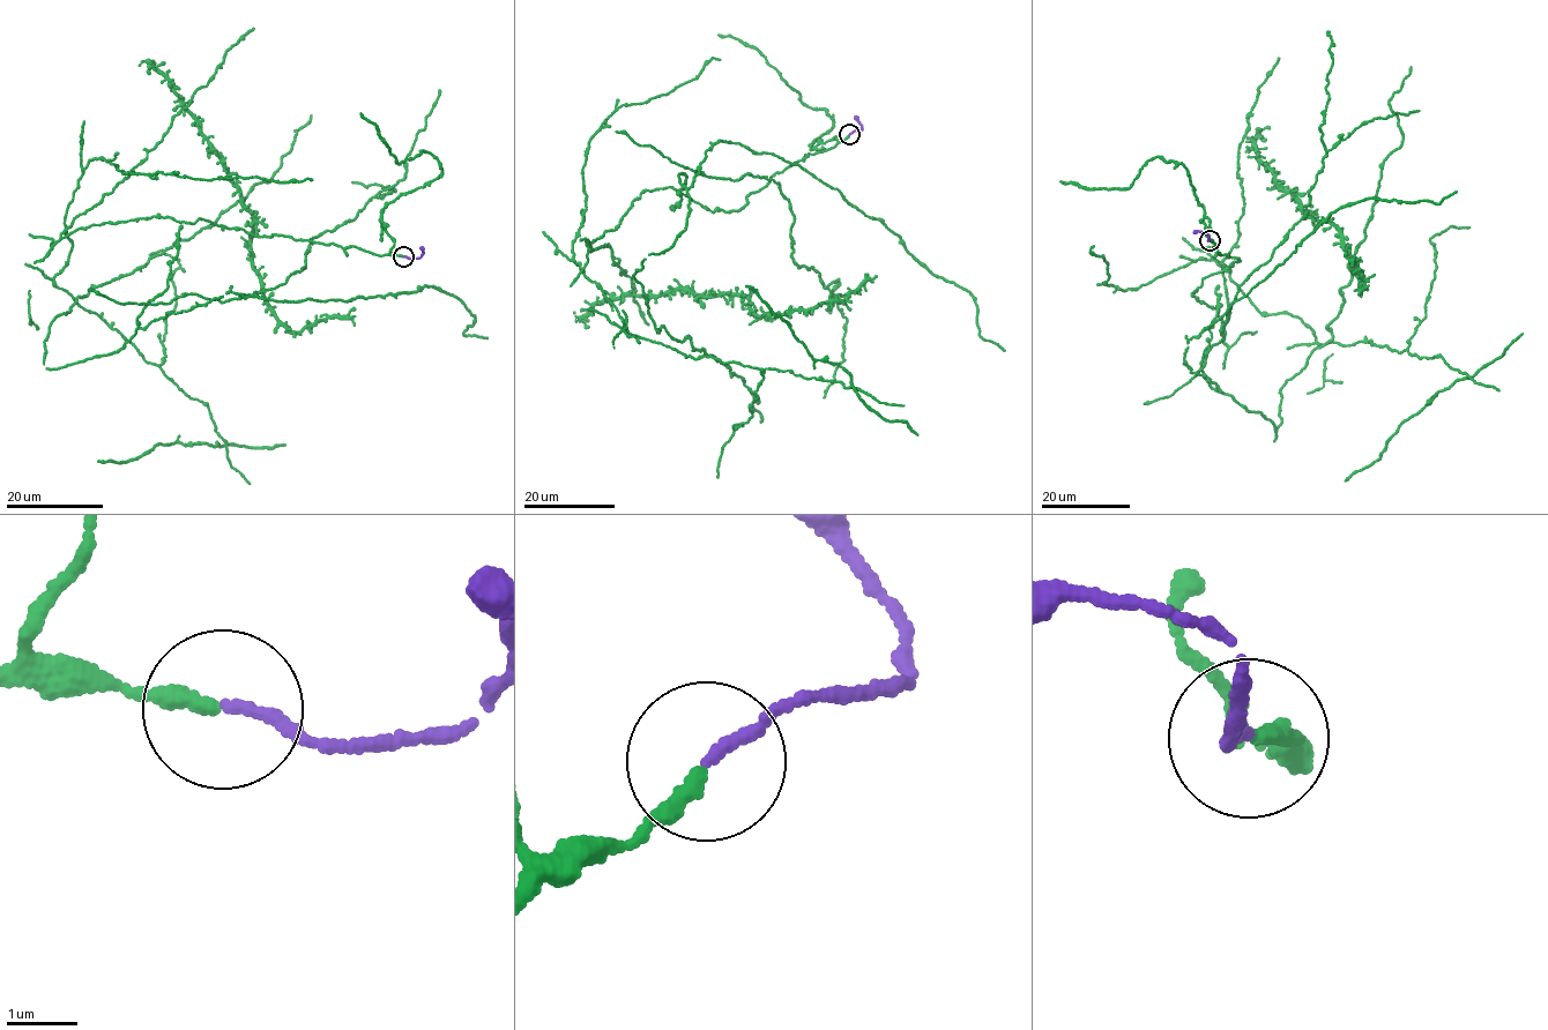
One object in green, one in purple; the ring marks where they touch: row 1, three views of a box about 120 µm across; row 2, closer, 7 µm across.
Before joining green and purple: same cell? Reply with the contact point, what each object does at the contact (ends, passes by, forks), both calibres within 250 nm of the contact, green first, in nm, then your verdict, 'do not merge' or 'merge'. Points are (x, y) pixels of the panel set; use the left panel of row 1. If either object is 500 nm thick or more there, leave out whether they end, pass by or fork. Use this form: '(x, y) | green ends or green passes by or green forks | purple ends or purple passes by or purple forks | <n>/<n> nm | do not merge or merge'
(403, 256) | green ends | purple ends | 240/160 nm | merge

